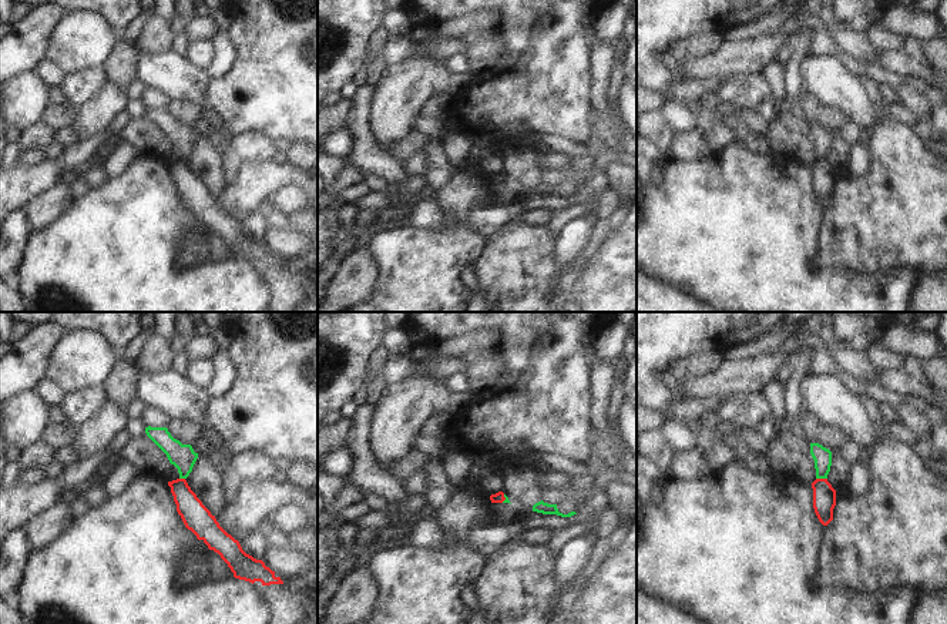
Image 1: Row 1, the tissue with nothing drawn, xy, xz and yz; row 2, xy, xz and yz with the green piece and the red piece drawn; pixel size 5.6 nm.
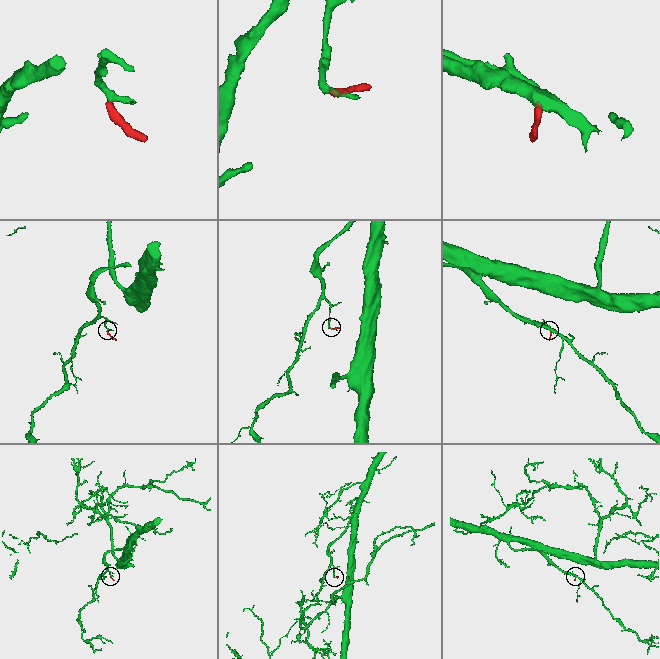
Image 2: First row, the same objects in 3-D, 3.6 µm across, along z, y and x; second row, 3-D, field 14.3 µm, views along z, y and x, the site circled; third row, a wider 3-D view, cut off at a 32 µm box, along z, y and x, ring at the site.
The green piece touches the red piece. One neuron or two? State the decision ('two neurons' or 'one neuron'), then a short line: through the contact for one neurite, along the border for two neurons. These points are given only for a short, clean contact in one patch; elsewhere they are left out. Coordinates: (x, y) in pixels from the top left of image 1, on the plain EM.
two neurons; line yz (816, 158), (826, 160)

